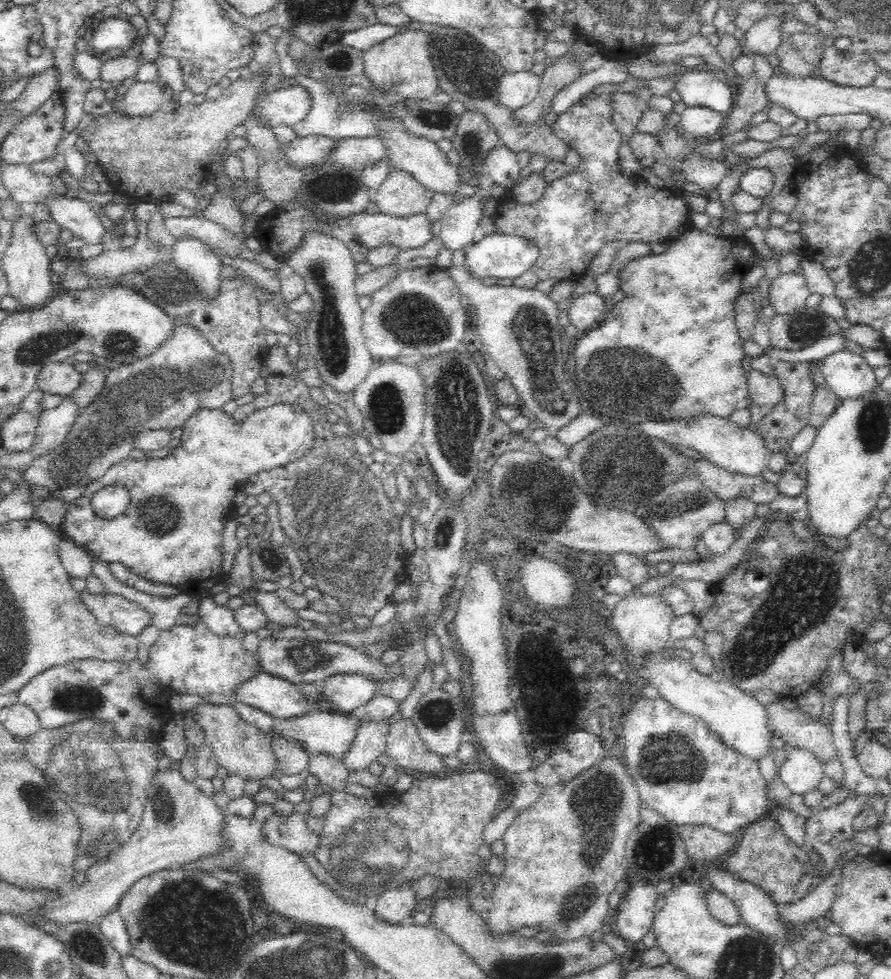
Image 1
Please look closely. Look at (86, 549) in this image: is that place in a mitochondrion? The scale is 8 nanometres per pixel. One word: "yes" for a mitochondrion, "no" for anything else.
no

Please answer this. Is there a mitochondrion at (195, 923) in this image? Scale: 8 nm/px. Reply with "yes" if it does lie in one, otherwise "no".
yes

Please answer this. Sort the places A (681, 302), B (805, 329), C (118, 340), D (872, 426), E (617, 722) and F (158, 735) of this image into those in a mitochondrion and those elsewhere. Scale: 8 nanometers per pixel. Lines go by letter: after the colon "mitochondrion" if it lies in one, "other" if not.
A: other
B: mitochondrion
C: mitochondrion
D: mitochondrion
E: other
F: other

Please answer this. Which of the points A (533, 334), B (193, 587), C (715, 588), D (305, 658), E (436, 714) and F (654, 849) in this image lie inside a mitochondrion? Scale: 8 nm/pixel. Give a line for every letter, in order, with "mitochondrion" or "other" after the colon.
A: mitochondrion
B: other
C: other
D: mitochondrion
E: mitochondrion
F: mitochondrion

